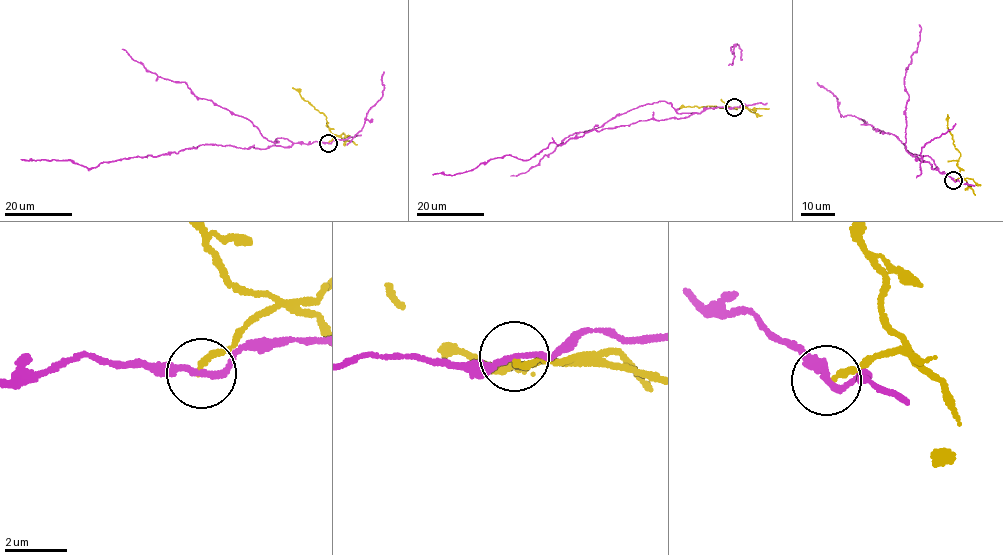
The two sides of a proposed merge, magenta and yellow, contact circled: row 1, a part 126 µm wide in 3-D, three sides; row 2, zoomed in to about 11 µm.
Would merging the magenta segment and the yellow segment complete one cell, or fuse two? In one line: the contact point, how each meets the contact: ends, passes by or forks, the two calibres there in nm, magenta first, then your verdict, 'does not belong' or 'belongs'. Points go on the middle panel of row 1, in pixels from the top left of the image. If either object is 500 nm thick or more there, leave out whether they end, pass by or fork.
place (734, 107); magenta passes by; yellow ends; calibres 170 and 180 nm; does not belong

